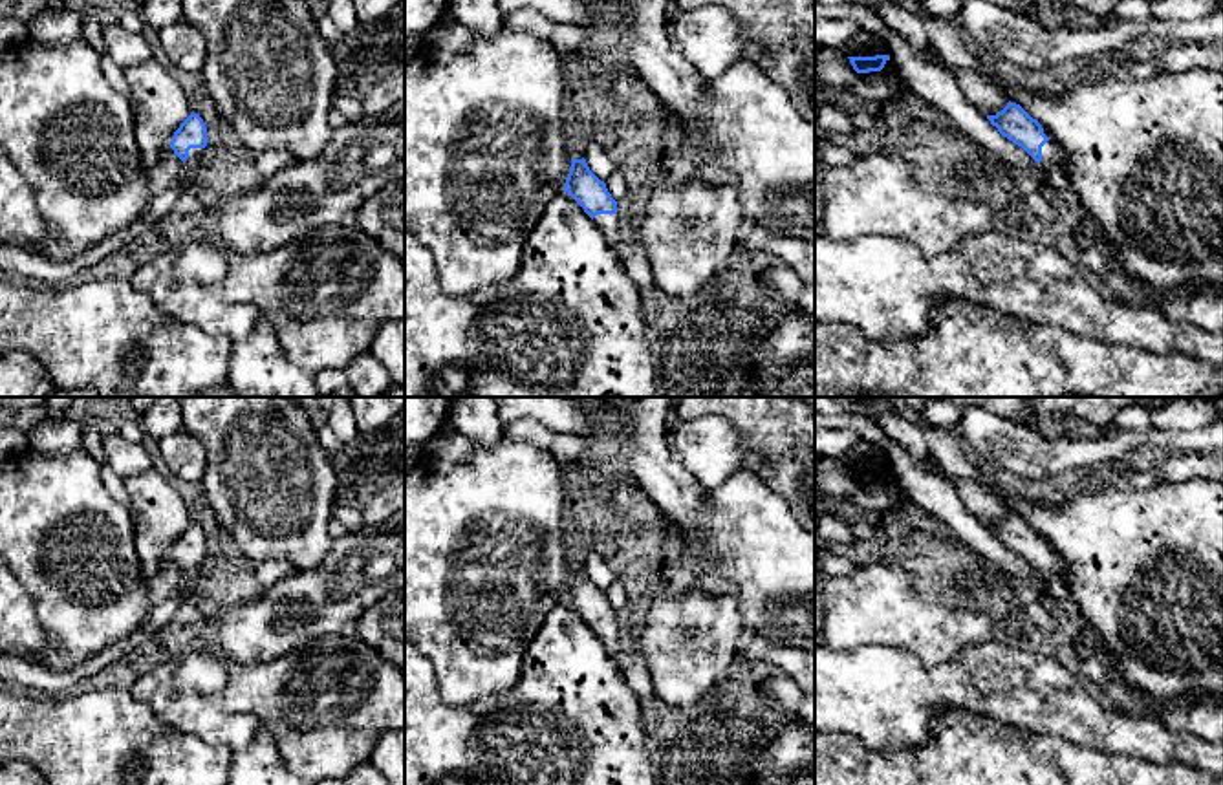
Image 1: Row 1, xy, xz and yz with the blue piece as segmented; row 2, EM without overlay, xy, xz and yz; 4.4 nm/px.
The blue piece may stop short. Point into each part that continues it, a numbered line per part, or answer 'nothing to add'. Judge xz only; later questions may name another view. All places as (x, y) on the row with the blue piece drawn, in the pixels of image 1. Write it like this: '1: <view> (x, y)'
1: xz (608, 224)

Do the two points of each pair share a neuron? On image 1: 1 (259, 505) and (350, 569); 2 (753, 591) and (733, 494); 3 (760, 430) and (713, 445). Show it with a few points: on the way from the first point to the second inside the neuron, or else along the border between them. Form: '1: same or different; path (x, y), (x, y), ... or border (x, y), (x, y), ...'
1: different; border (334, 540), (328, 553), (315, 566), (293, 571)
2: same; path (753, 568), (753, 538), (744, 518)
3: different; border (716, 416), (722, 416), (736, 430), (744, 467)

